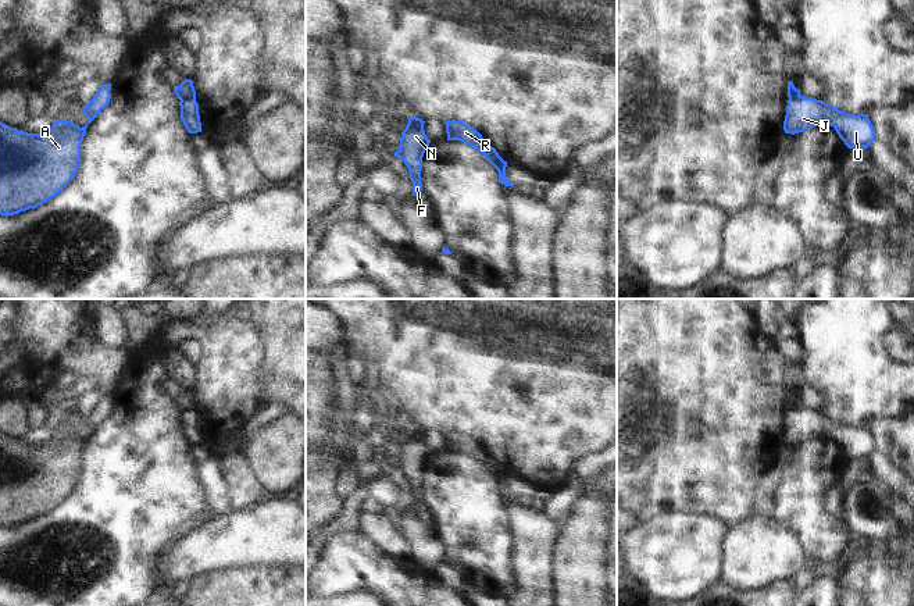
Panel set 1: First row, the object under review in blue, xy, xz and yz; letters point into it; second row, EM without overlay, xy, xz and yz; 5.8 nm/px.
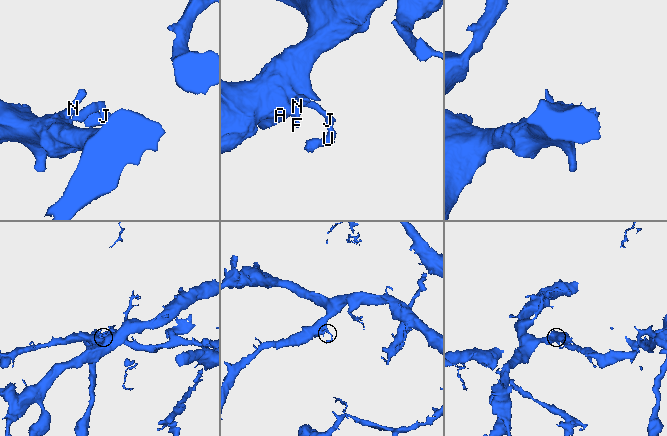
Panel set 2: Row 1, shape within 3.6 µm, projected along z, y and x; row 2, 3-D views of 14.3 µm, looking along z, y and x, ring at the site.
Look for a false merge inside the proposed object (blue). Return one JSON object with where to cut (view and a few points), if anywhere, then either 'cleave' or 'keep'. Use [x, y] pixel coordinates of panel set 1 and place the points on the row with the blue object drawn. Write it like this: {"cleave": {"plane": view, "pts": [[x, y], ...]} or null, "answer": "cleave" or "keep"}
{"cleave": {"plane": "xy", "pts": [[195, 96], [181, 100]]}, "answer": "cleave"}

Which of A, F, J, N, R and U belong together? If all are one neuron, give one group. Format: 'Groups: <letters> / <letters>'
Groups: A F N R / J U

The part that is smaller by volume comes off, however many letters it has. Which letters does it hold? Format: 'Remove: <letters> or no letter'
Remove: J, U

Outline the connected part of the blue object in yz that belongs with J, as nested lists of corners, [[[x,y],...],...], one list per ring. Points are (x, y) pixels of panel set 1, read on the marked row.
[[[790,97],[783,121],[785,133],[806,132],[817,125],[831,125],[849,149],[867,149],[875,129],[865,114],[847,114],[814,97]]]

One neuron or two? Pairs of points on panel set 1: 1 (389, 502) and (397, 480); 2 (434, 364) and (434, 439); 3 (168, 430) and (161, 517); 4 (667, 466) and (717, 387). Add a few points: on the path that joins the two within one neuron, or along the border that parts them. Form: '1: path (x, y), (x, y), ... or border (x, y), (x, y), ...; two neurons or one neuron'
1: border (386, 477), (397, 492), (397, 503), (393, 509); two neurons
2: border (424, 431), (438, 430), (443, 434); two neurons
3: path (161, 452), (161, 495); one neuron
4: path (672, 444), (677, 438), (678, 417), (695, 400); one neuron

